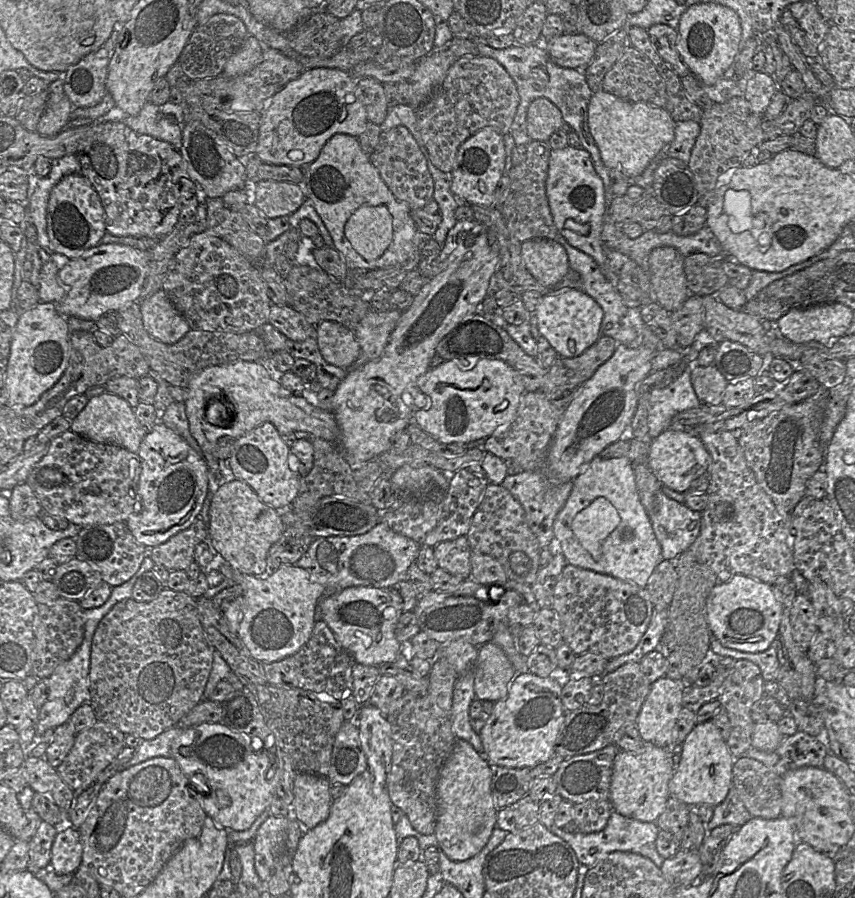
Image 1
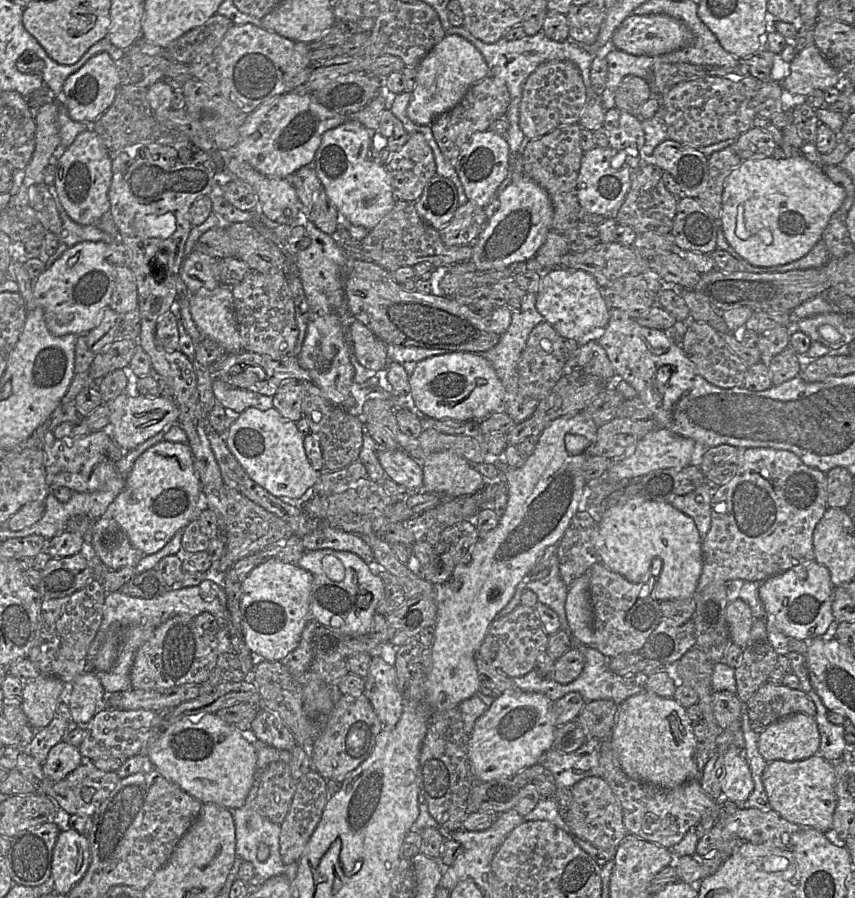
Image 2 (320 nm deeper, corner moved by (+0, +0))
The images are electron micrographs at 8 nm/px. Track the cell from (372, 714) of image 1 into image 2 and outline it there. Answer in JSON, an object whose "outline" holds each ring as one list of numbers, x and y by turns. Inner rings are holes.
{"outline":[[381,656,371,658,364,695,370,701,382,727,393,728,403,712,403,699,397,688,395,667]]}

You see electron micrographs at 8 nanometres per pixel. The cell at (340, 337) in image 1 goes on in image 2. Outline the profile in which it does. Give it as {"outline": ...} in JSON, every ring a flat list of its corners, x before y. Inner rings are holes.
{"outline":[[355,320,349,333,357,361,366,369,378,371,386,366,386,343,376,337,364,324]]}

